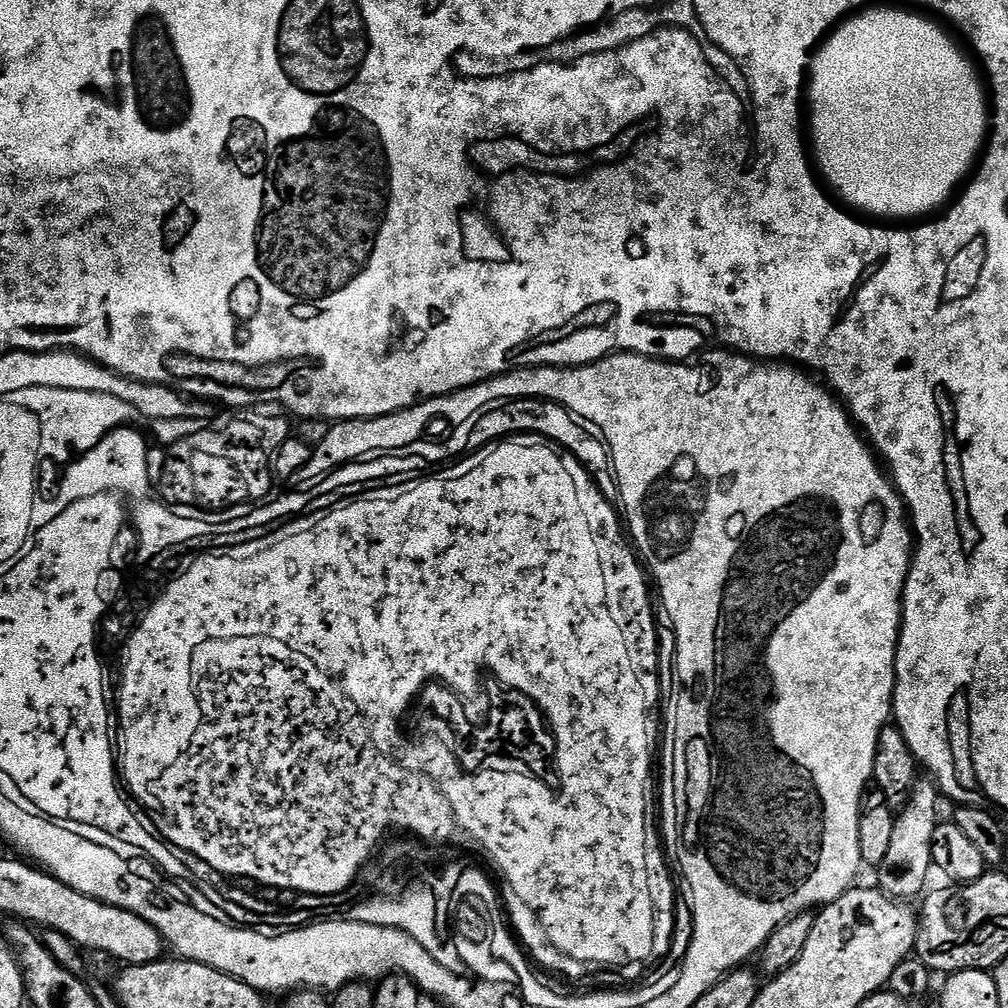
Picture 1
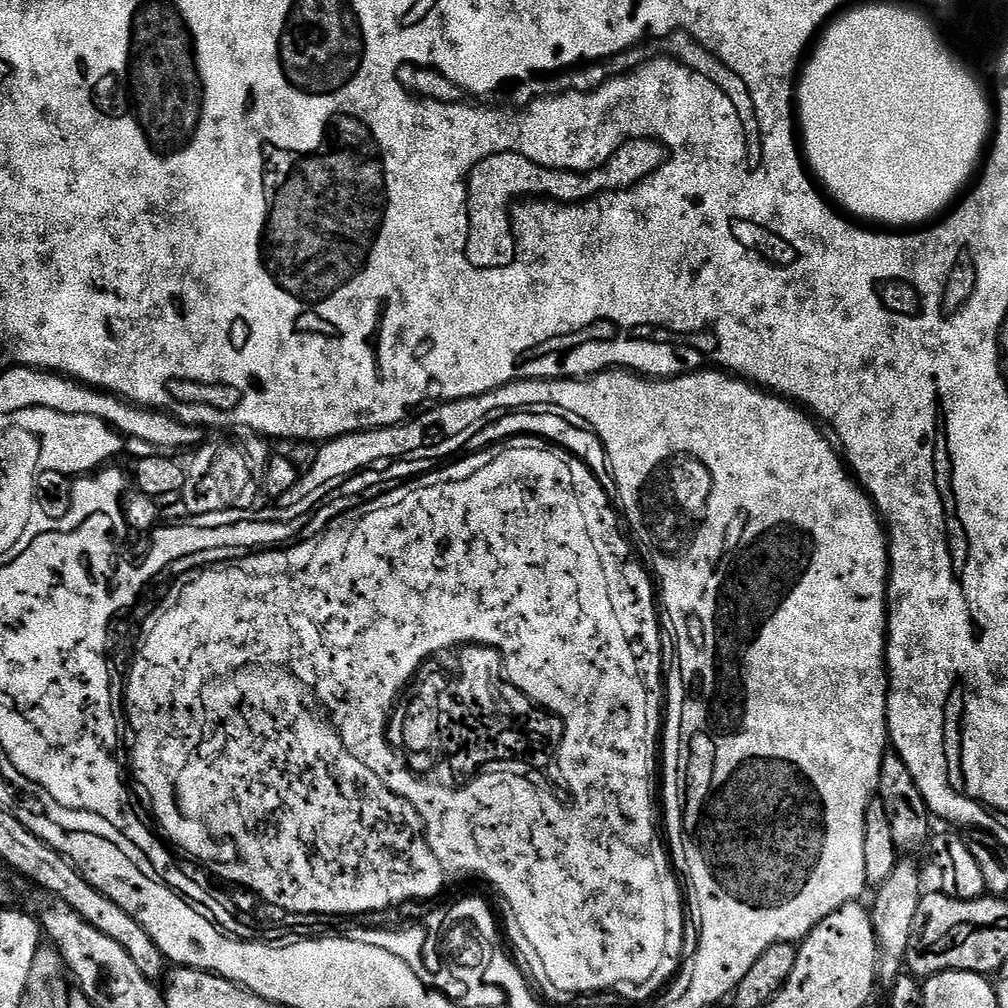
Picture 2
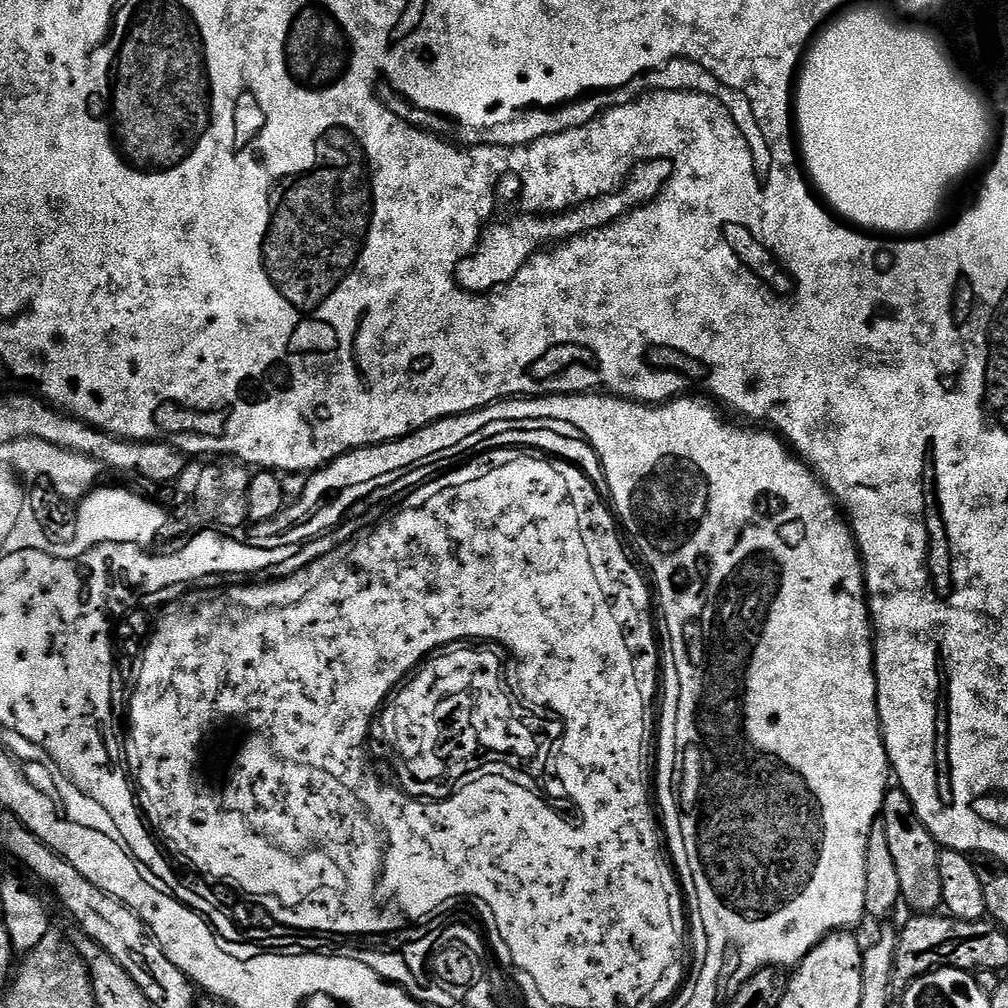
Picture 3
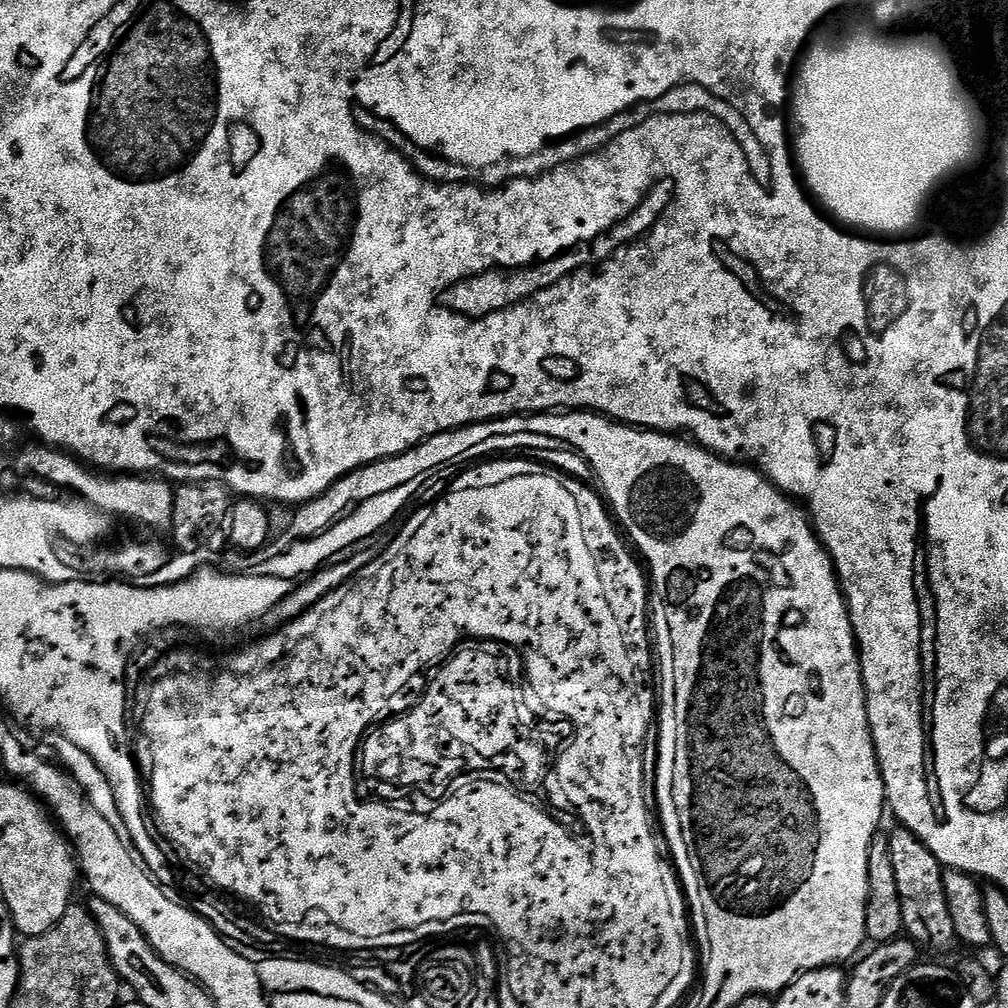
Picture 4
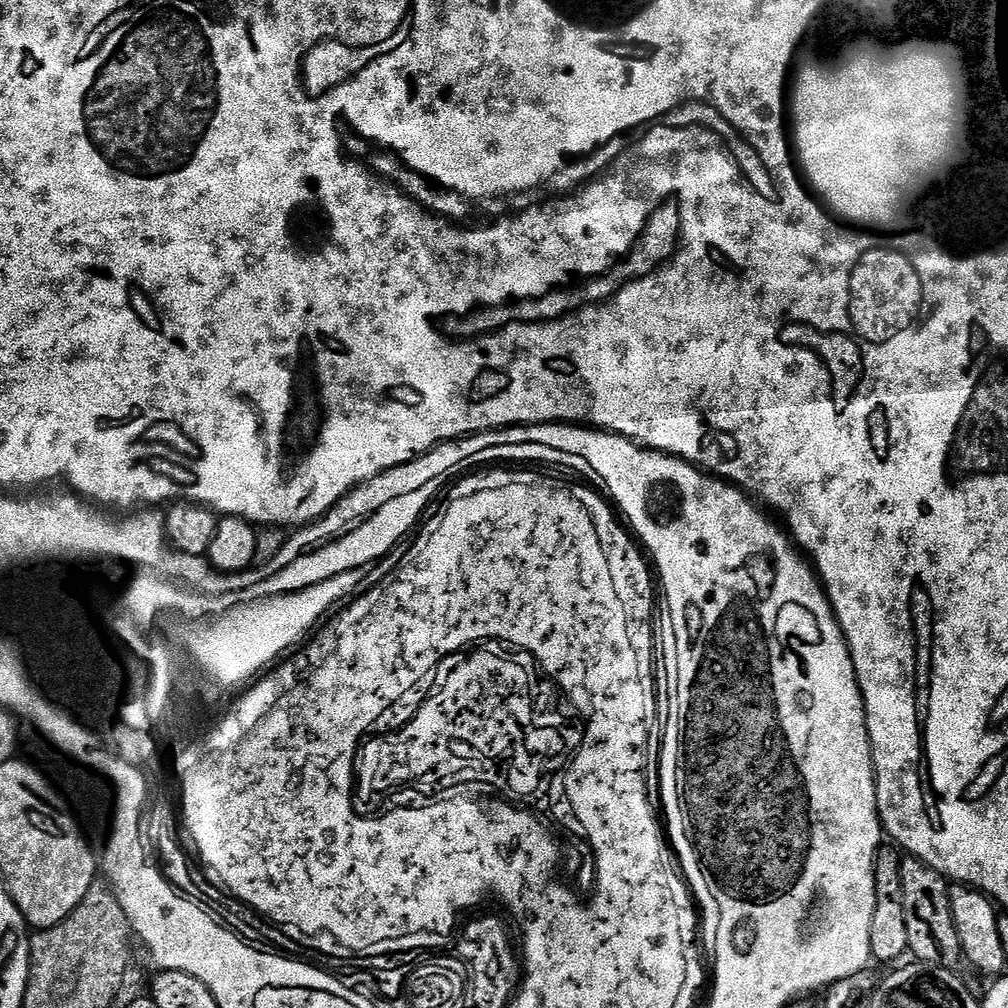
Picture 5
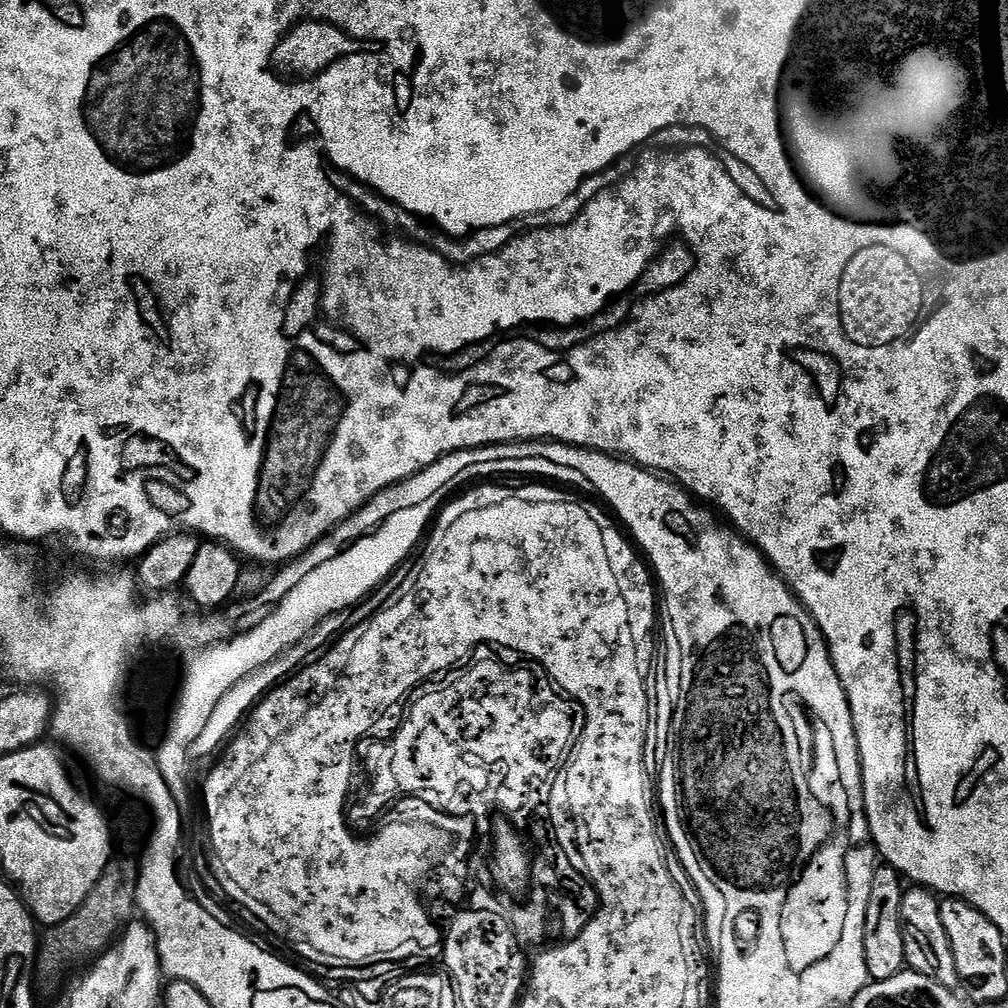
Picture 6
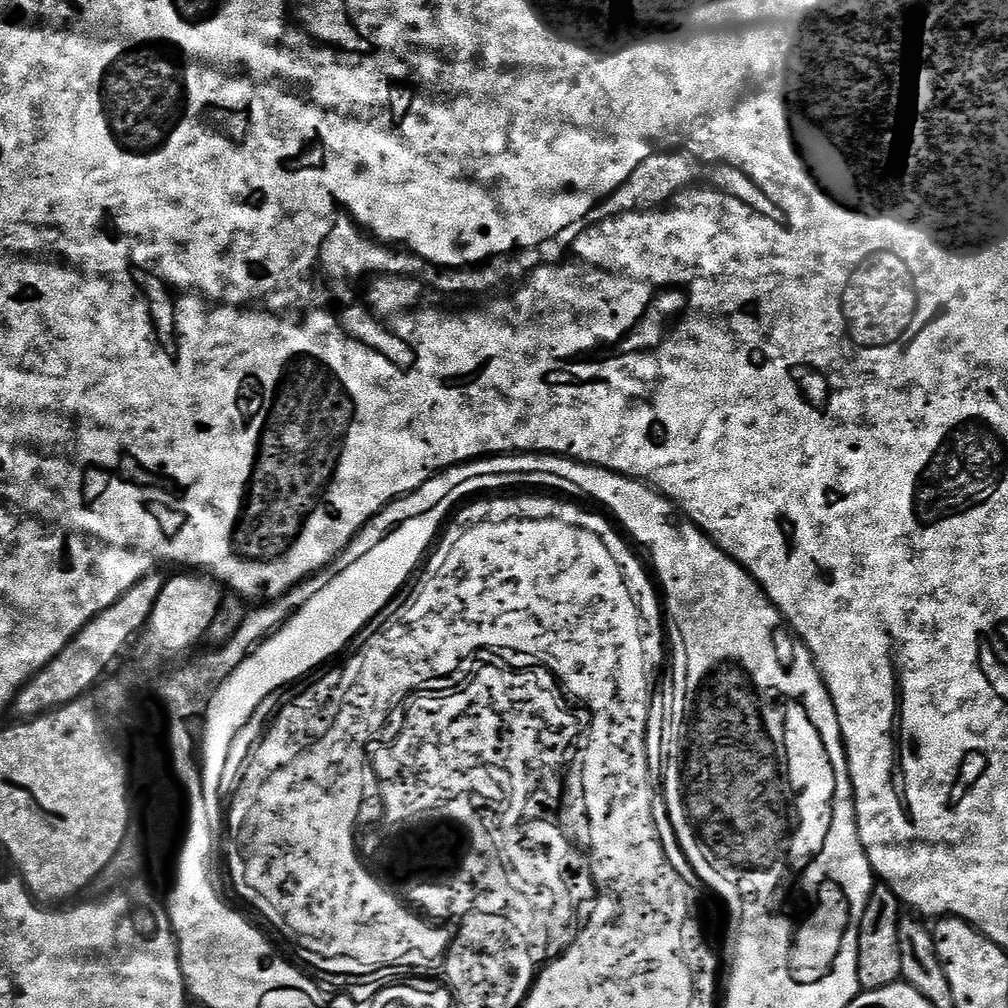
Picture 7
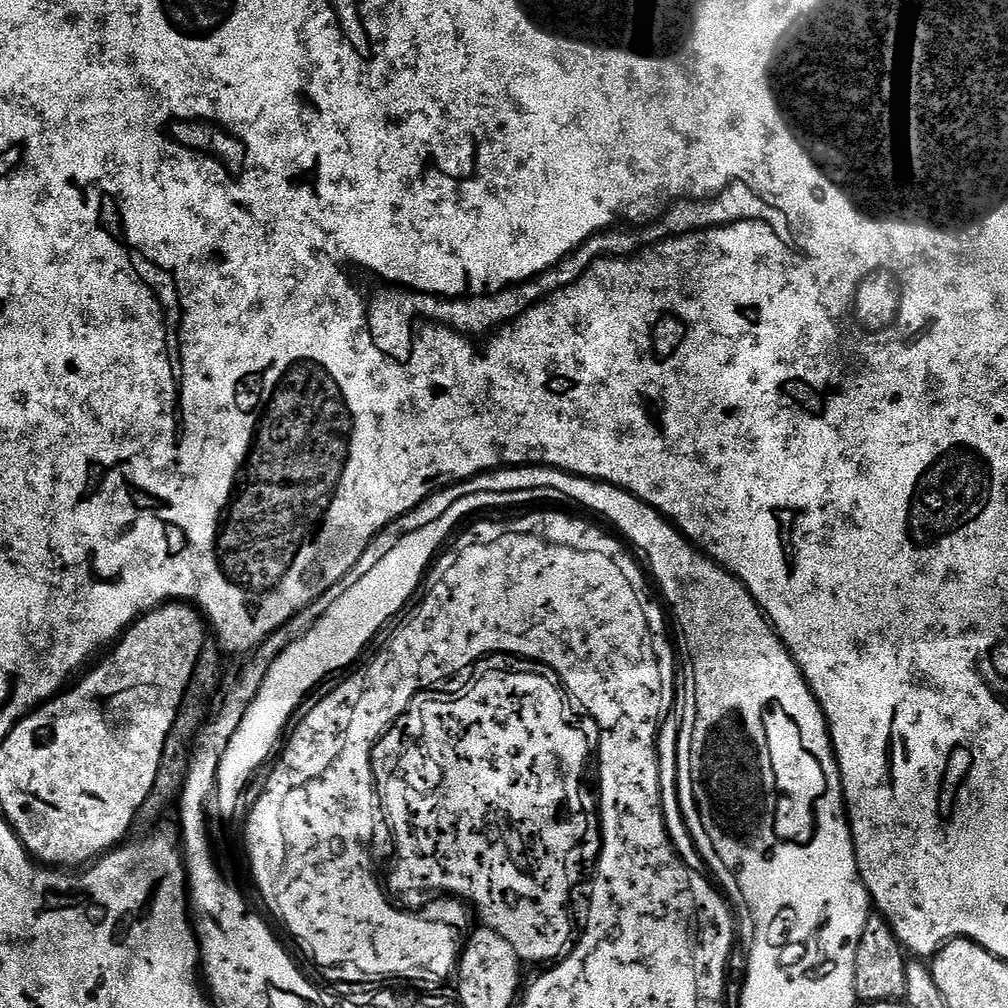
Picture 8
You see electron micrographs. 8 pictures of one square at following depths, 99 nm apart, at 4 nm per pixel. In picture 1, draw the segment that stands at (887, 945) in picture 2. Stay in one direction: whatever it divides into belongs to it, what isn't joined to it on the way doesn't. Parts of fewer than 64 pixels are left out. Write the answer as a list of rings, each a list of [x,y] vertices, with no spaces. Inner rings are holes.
[[[928,778],[917,779],[912,793],[908,795],[908,801],[899,809],[894,835],[890,841],[890,851],[886,858],[878,865],[880,872],[879,887],[893,898],[919,897],[925,891],[924,883],[928,880],[928,871],[933,871],[932,863],[932,839],[938,823],[936,807],[942,801],[941,793],[935,783]]]

